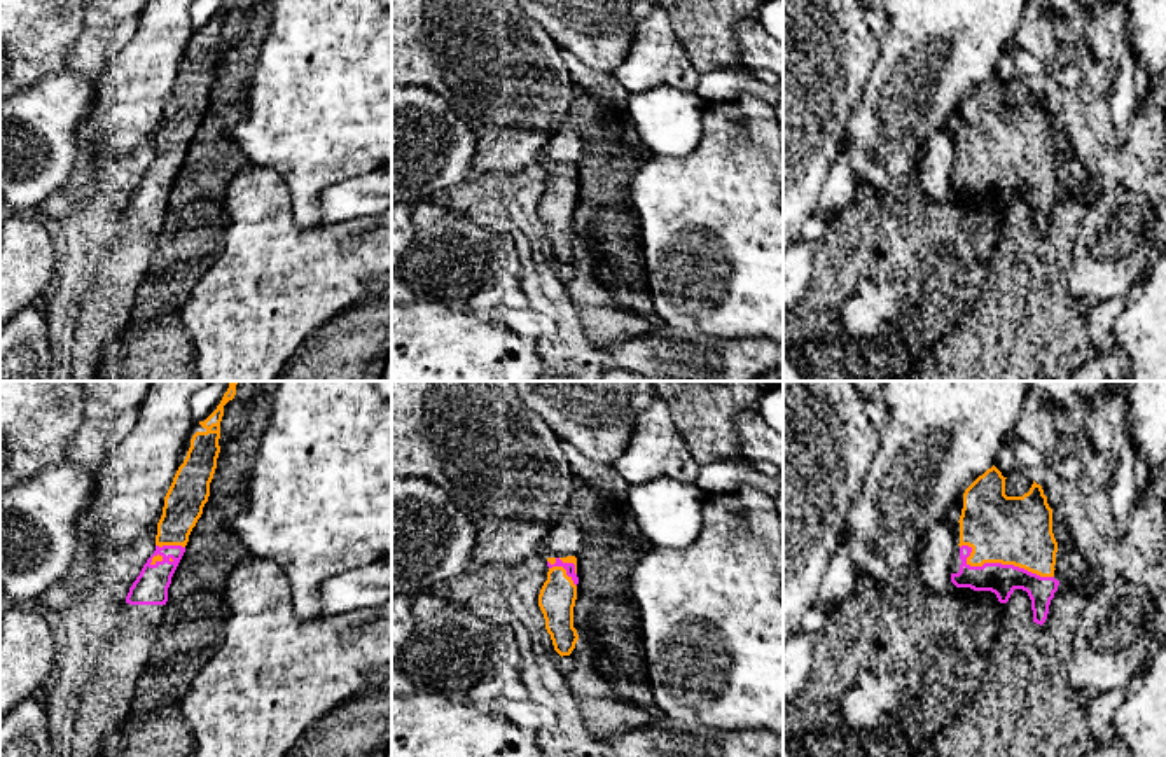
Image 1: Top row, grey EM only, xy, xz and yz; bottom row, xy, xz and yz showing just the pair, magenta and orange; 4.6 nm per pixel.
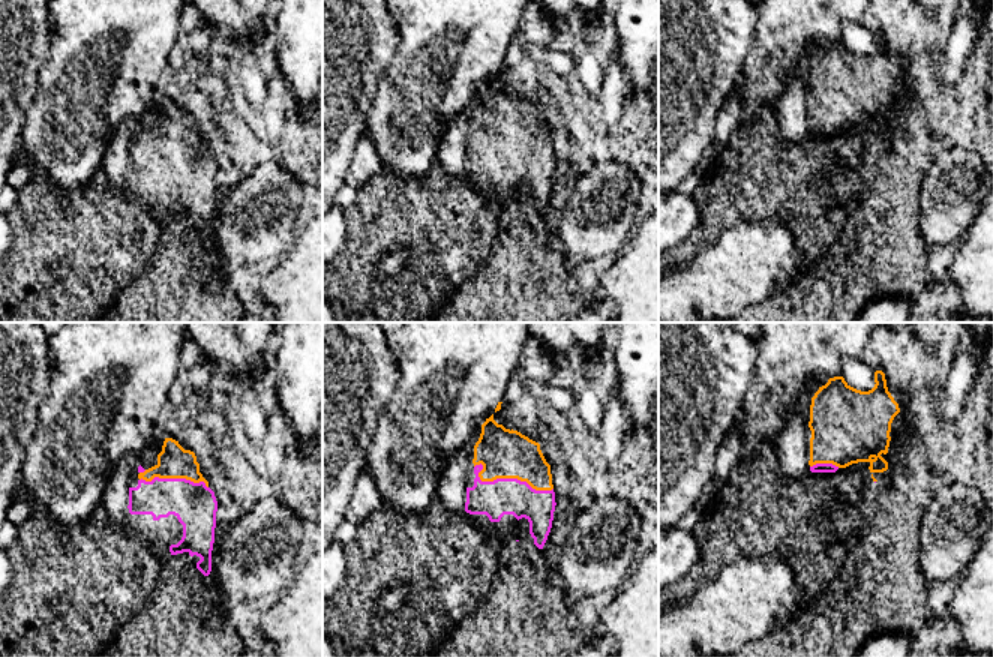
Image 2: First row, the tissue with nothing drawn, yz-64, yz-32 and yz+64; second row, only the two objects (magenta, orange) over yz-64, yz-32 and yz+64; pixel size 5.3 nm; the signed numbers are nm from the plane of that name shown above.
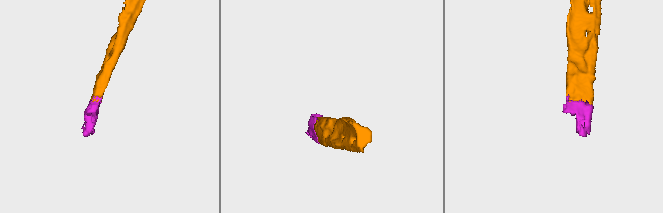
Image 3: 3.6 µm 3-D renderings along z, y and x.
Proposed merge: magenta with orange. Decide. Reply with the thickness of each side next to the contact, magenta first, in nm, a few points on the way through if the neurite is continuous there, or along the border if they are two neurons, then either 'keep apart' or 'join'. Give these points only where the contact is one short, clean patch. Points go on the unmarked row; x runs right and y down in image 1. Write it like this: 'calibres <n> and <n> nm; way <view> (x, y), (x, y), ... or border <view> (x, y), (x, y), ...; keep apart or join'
calibres 140 and 320 nm; way yz (1002, 187), (999, 172), (999, 161), (1013, 138); join

